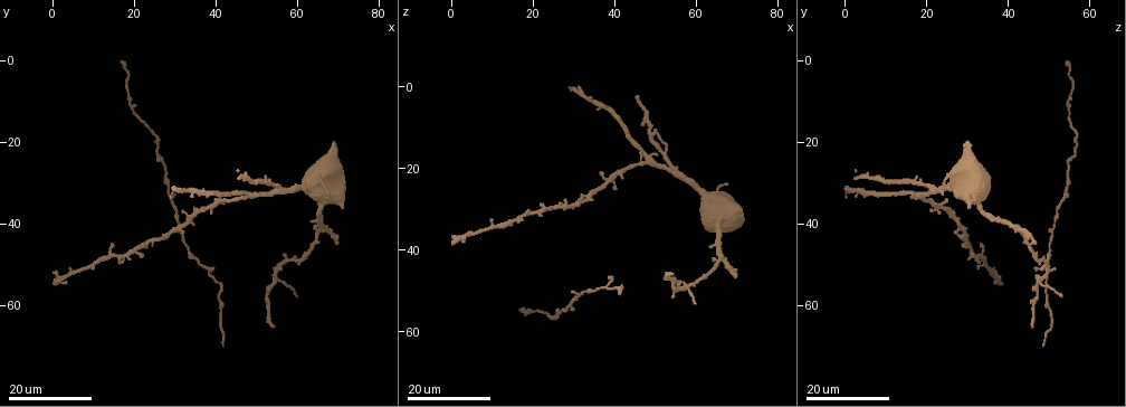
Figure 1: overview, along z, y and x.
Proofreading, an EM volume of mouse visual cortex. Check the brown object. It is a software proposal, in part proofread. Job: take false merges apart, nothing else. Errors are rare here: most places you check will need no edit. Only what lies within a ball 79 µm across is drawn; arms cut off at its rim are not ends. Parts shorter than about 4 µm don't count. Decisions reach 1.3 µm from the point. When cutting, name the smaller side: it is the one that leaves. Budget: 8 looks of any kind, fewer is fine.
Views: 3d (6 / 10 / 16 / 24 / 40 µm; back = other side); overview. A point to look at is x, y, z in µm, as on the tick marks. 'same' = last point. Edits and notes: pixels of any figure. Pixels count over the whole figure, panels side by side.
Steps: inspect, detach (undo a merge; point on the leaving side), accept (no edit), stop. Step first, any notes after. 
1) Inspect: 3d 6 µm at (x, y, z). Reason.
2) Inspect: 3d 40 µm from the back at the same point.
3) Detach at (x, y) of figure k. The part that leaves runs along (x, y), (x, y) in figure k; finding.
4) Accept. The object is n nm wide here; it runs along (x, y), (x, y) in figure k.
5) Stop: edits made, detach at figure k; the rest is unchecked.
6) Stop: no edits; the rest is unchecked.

Inspect: 3d 24 µm at (55.0, 53.0, 48.0).

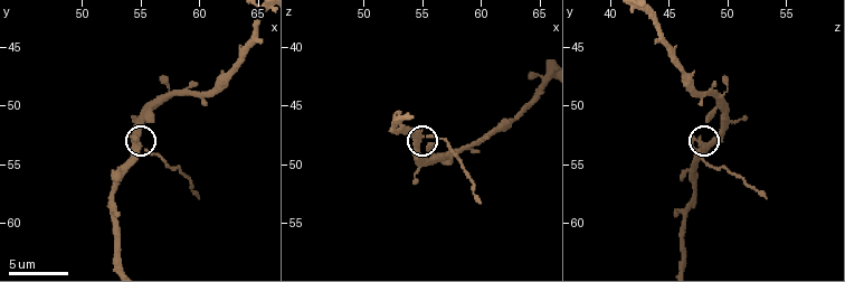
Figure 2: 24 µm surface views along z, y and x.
Inspect: 3d 10 µm at (55.2, 53.2, 47.6).

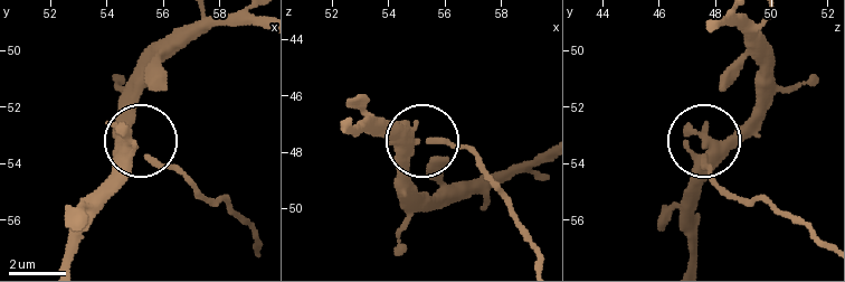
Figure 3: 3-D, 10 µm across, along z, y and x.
Detach at (155, 166) of figure 3. The side arm is 10 µm long; 4 arms meet here; two neurons meet here.

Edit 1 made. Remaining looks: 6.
Inspect: 3d 16 µm at (66.0, 41.5, 43.0).

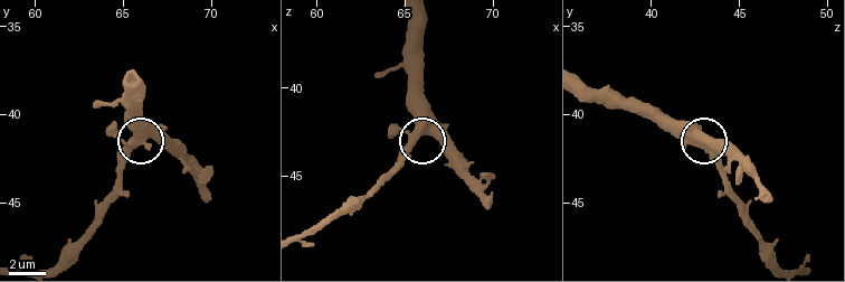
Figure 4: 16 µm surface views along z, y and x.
Inspect: 3d 10 µm at (66.4, 41.2, 42.5). Zoom in.

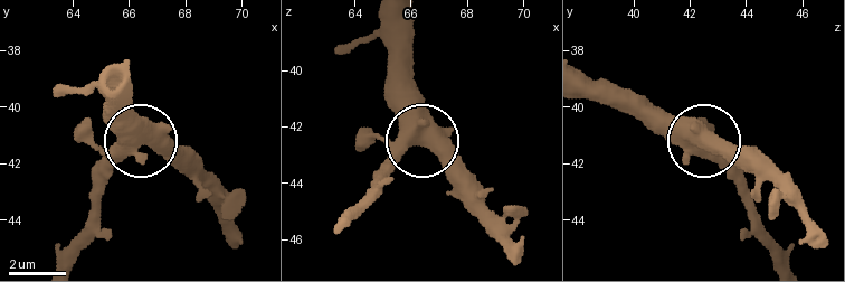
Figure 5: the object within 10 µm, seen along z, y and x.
Accept. One neuron here.

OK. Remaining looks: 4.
Inspect: 3d 24 µm at (41.0, 60.0, 49.5).

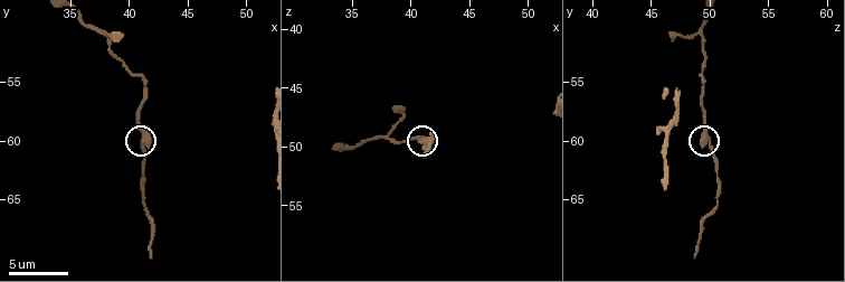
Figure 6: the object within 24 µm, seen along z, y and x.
Inspect: 3d 6 µm at (41.2, 59.8, 50.0). Closer look.

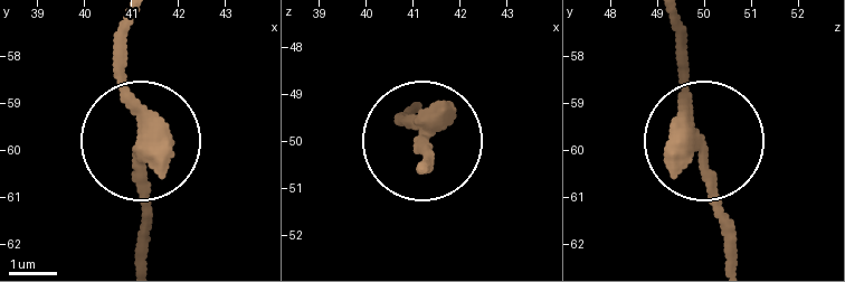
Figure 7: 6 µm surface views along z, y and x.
Accept. All the same neuron.

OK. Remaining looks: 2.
Inspect: 3d 16 µm at (55.0, 31.0, 20.5).

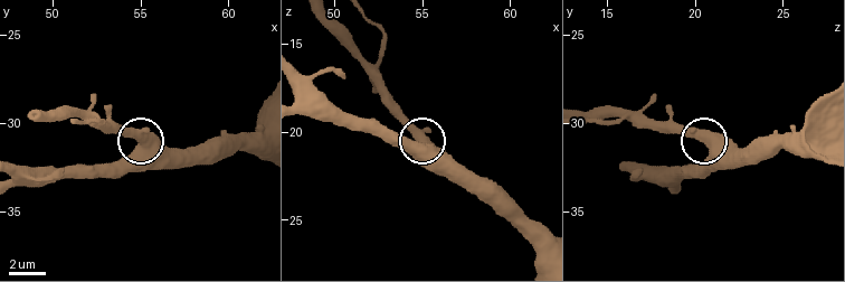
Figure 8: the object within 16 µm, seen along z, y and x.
Inspect: 3d 10 µm at the same point.

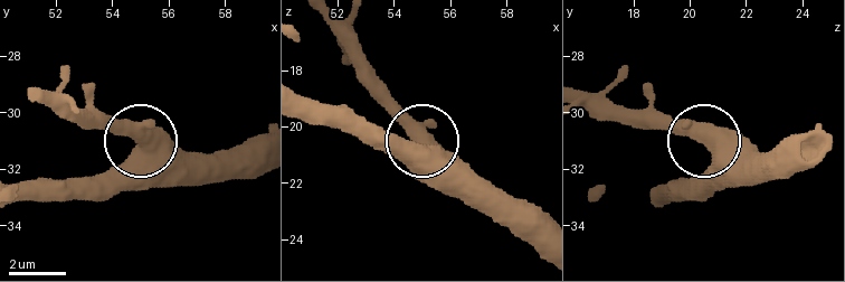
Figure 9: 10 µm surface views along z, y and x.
Accept. It runs along (542, 248), (371, 92) in figure 9; all the same neuron.

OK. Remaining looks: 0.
Stop: edits made, detach at figure 3; the rest is unchecked.

